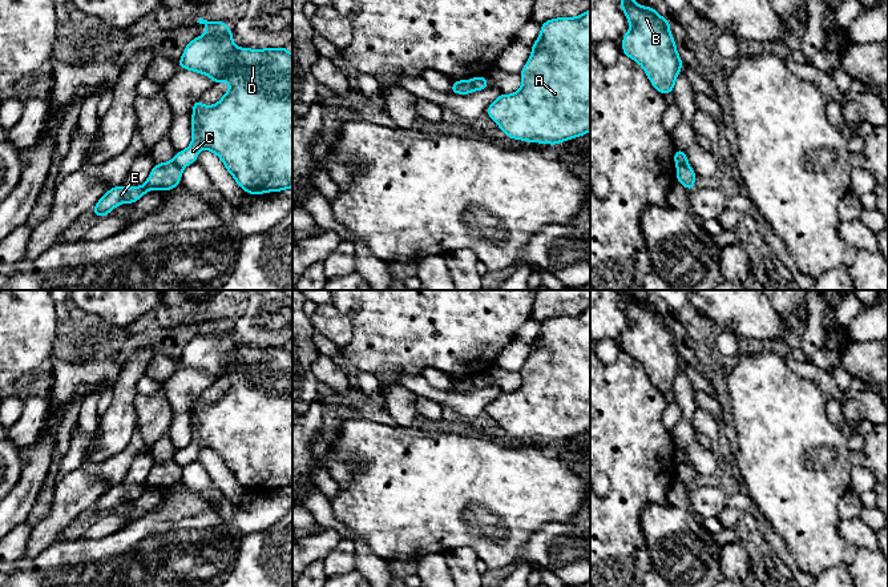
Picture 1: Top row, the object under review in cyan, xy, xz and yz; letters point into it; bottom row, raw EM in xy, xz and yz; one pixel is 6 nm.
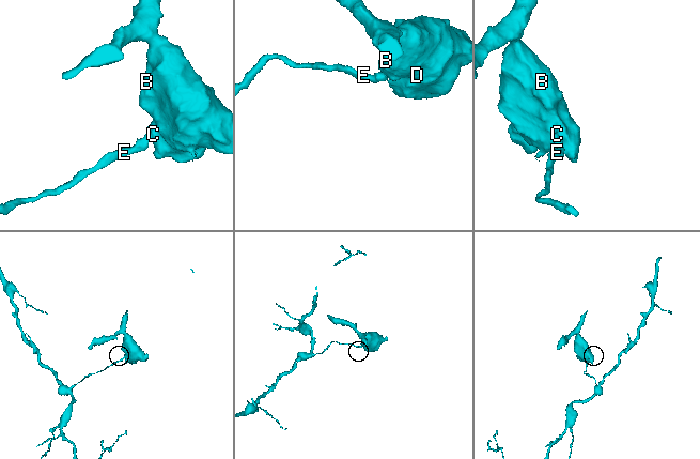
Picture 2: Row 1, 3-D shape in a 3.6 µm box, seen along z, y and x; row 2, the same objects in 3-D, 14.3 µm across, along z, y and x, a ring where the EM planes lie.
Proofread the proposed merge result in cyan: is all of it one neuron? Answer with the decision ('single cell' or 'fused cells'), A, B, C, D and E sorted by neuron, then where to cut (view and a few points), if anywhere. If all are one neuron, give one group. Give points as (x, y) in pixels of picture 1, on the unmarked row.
fused cells; groups A B C D / E; cut yz (687, 461), (677, 465)

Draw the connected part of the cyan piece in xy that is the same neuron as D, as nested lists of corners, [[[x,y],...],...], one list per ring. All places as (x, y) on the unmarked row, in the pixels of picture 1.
[[[201,315],[197,321],[205,322],[207,329],[185,345],[178,366],[209,374],[214,382],[229,378],[230,386],[214,403],[202,403],[199,397],[193,401],[191,442],[175,450],[171,459],[183,467],[197,461],[201,447],[207,447],[222,458],[238,485],[251,494],[292,486],[292,351],[286,345],[238,346],[233,341],[233,329],[225,319],[207,319]]]

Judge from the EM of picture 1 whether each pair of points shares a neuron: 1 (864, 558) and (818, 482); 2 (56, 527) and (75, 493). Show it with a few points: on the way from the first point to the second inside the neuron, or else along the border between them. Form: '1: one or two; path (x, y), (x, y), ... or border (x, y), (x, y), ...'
1: two; border (859, 549), (850, 565)
2: one; path (57, 519), (69, 501)

